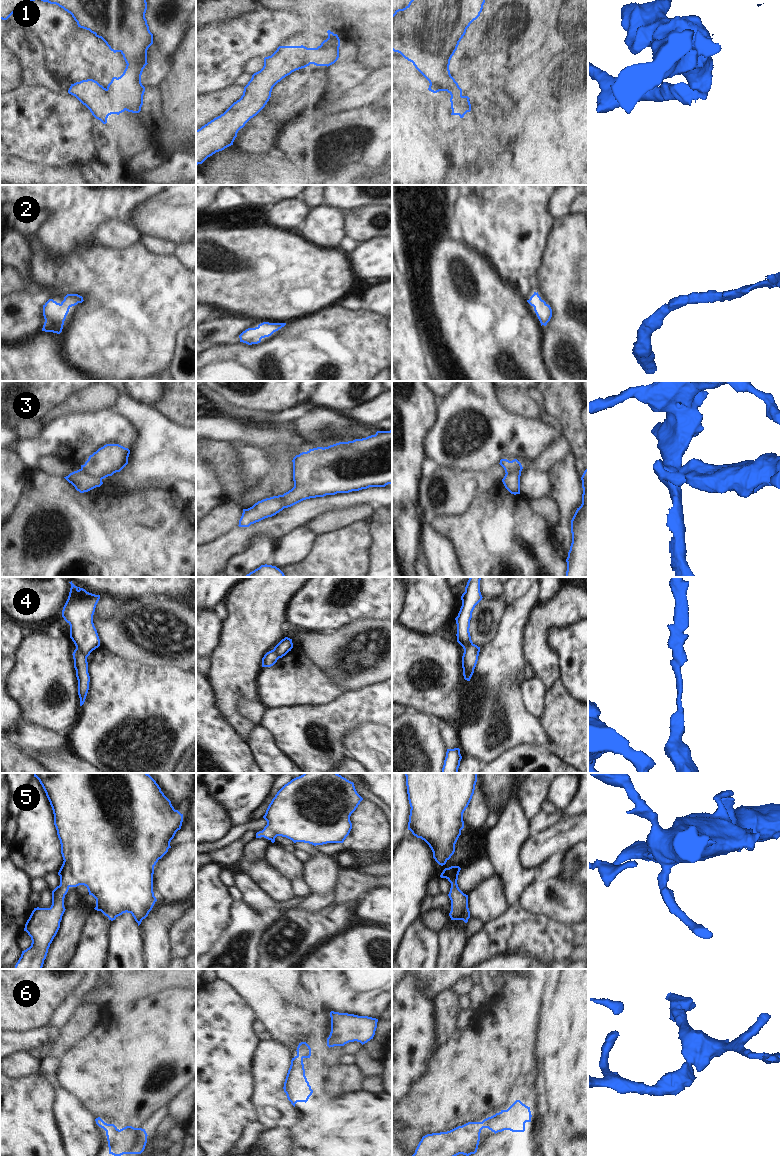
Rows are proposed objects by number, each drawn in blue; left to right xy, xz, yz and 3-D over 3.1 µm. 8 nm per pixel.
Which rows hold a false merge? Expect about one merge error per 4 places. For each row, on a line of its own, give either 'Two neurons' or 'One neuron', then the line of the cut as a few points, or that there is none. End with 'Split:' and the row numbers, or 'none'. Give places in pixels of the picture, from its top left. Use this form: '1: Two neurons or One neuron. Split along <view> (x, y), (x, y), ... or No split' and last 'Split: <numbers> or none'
1: Two neurons. Split along xy (106, 89), (111, 97), (120, 98), (124, 102), (125, 109)
2: One neuron. No split
3: Two neurons. Split along xy (81, 468), (101, 479)
4: Two neurons. Split along xy (76, 647), (86, 657)
5: One neuron. No split
6: One neuron. No split
Split: 1, 3, 4.

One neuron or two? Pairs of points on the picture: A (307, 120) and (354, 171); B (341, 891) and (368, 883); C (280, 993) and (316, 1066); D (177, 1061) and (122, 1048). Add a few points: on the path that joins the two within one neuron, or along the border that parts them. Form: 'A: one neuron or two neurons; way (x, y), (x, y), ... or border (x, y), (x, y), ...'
A: two neurons; border (334, 115), (326, 117), (305, 135), (295, 136)
B: one neuron; way (348, 887), (361, 883)
C: one neuron; way (289, 1011), (316, 1037), (316, 1048)
D: one neuron; way (163, 1048), (136, 1048)

